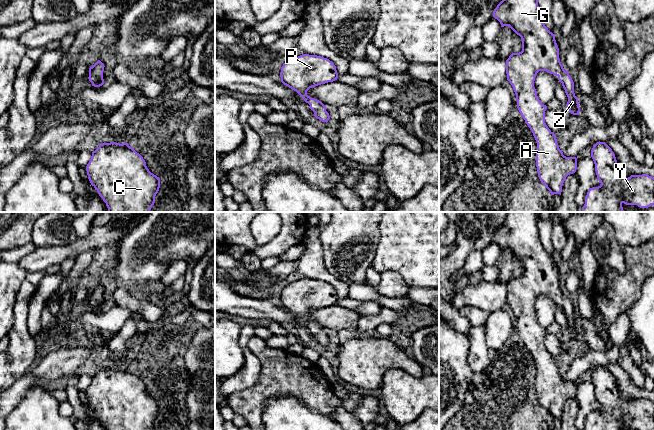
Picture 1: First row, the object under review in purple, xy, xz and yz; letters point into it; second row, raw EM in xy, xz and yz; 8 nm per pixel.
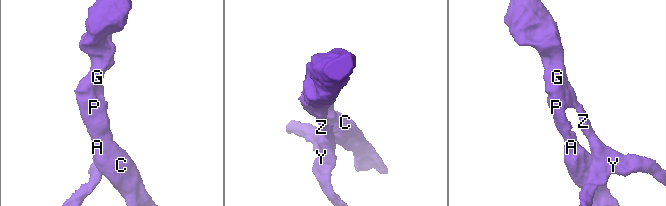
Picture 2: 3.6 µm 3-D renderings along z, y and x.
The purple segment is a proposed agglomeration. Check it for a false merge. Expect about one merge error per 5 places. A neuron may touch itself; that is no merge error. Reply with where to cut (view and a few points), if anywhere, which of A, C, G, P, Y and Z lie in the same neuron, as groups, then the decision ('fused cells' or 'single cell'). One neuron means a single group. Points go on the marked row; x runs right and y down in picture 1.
no cut | A C G P Y Z | single cell

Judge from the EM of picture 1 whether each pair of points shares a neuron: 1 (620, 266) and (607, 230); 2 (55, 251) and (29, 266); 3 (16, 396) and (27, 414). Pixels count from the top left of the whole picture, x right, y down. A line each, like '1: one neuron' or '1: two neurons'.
1: one neuron
2: one neuron
3: two neurons

